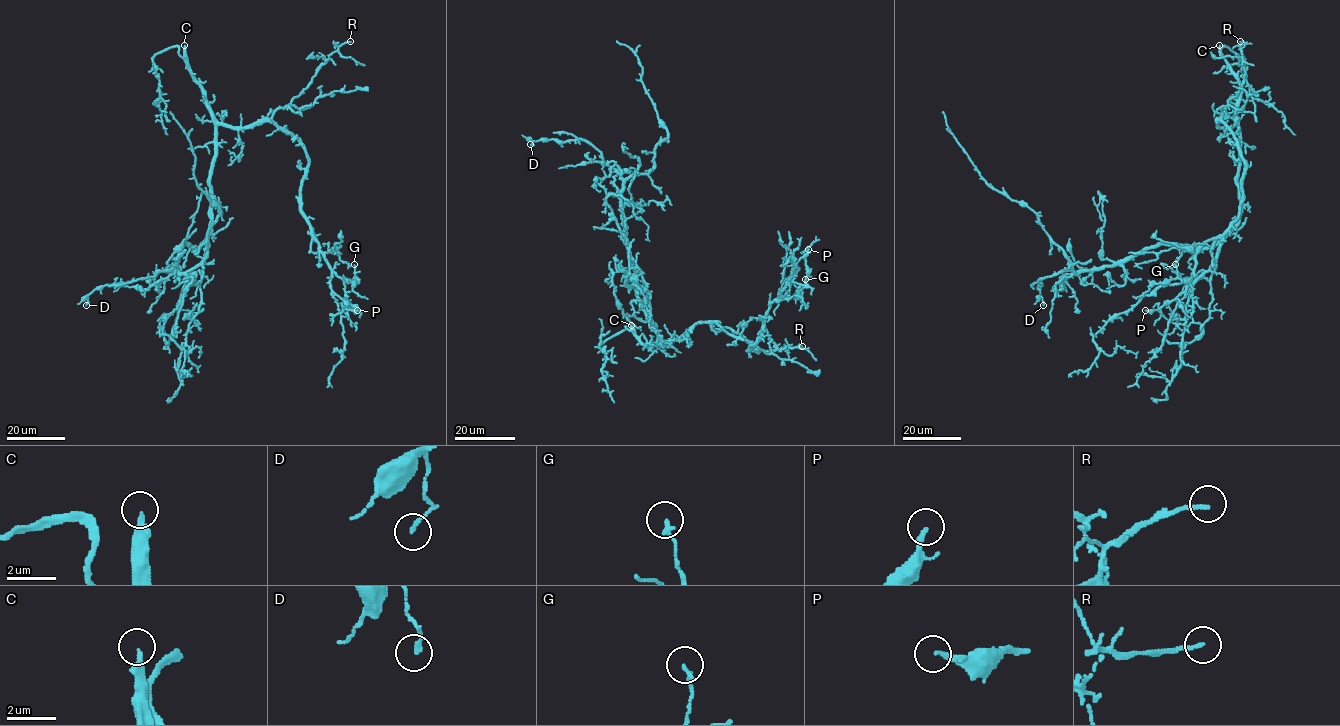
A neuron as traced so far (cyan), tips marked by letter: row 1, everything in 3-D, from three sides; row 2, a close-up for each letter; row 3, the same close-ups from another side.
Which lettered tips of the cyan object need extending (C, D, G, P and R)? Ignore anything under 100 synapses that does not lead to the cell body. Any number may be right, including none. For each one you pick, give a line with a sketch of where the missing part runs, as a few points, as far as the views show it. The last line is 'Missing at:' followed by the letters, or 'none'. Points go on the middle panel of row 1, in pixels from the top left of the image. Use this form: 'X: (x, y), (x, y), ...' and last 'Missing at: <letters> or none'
C: (631, 325), (596, 282), (506, 264), (488, 267), (475, 286), (486, 298), (519, 301), (567, 281)
Missing at: C

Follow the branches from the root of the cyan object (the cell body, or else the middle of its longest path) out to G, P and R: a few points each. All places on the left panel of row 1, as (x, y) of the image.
G: (210, 184), (214, 129), (271, 120), (306, 153), (301, 209), (328, 267), (347, 281), (354, 264)
P: (210, 184), (218, 125), (271, 120), (290, 132), (308, 162), (301, 209), (330, 288), (357, 310)
R: (210, 184), (214, 129), (268, 120), (301, 93), (339, 46), (350, 41)

